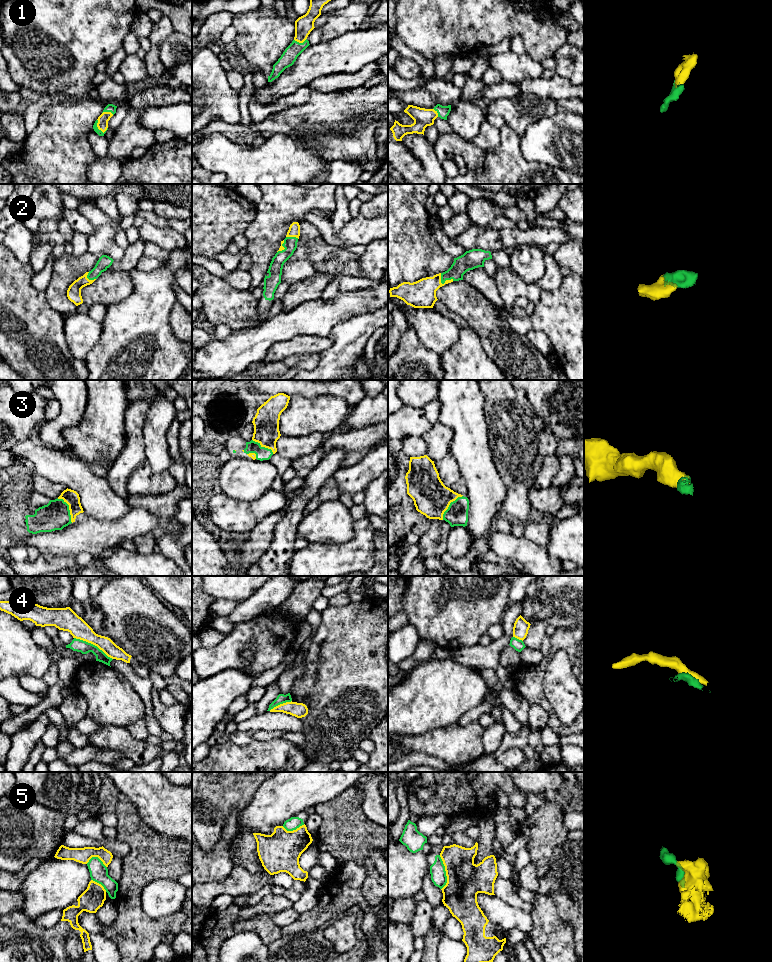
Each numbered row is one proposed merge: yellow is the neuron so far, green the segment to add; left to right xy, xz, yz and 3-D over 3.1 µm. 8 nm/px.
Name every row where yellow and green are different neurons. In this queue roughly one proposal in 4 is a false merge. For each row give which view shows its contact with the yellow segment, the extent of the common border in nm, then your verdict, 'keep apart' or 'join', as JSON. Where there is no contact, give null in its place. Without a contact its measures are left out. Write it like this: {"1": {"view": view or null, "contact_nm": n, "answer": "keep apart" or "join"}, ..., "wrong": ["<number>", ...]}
{"1": {"view": "xy", "contact_nm": 130, "answer": "join"}, "2": {"view": "yz", "contact_nm": 130, "answer": "join"}, "3": {"view": "xy", "contact_nm": 240, "answer": "join"}, "4": {"view": "xy", "contact_nm": 360, "answer": "keep apart"}, "5": {"view": "yz", "contact_nm": 280, "answer": "keep apart"}, "wrong": ["4", "5"]}

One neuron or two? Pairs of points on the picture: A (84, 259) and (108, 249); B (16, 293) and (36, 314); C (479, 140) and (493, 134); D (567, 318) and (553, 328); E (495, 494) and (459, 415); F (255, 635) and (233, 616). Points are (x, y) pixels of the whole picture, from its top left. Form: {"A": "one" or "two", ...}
{"A": "two", "B": "one", "C": "one", "D": "one", "E": "one", "F": "two"}

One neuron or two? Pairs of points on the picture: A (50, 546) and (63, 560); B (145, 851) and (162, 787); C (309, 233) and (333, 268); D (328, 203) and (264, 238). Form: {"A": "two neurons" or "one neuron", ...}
{"A": "two neurons", "B": "two neurons", "C": "one neuron", "D": "one neuron"}

